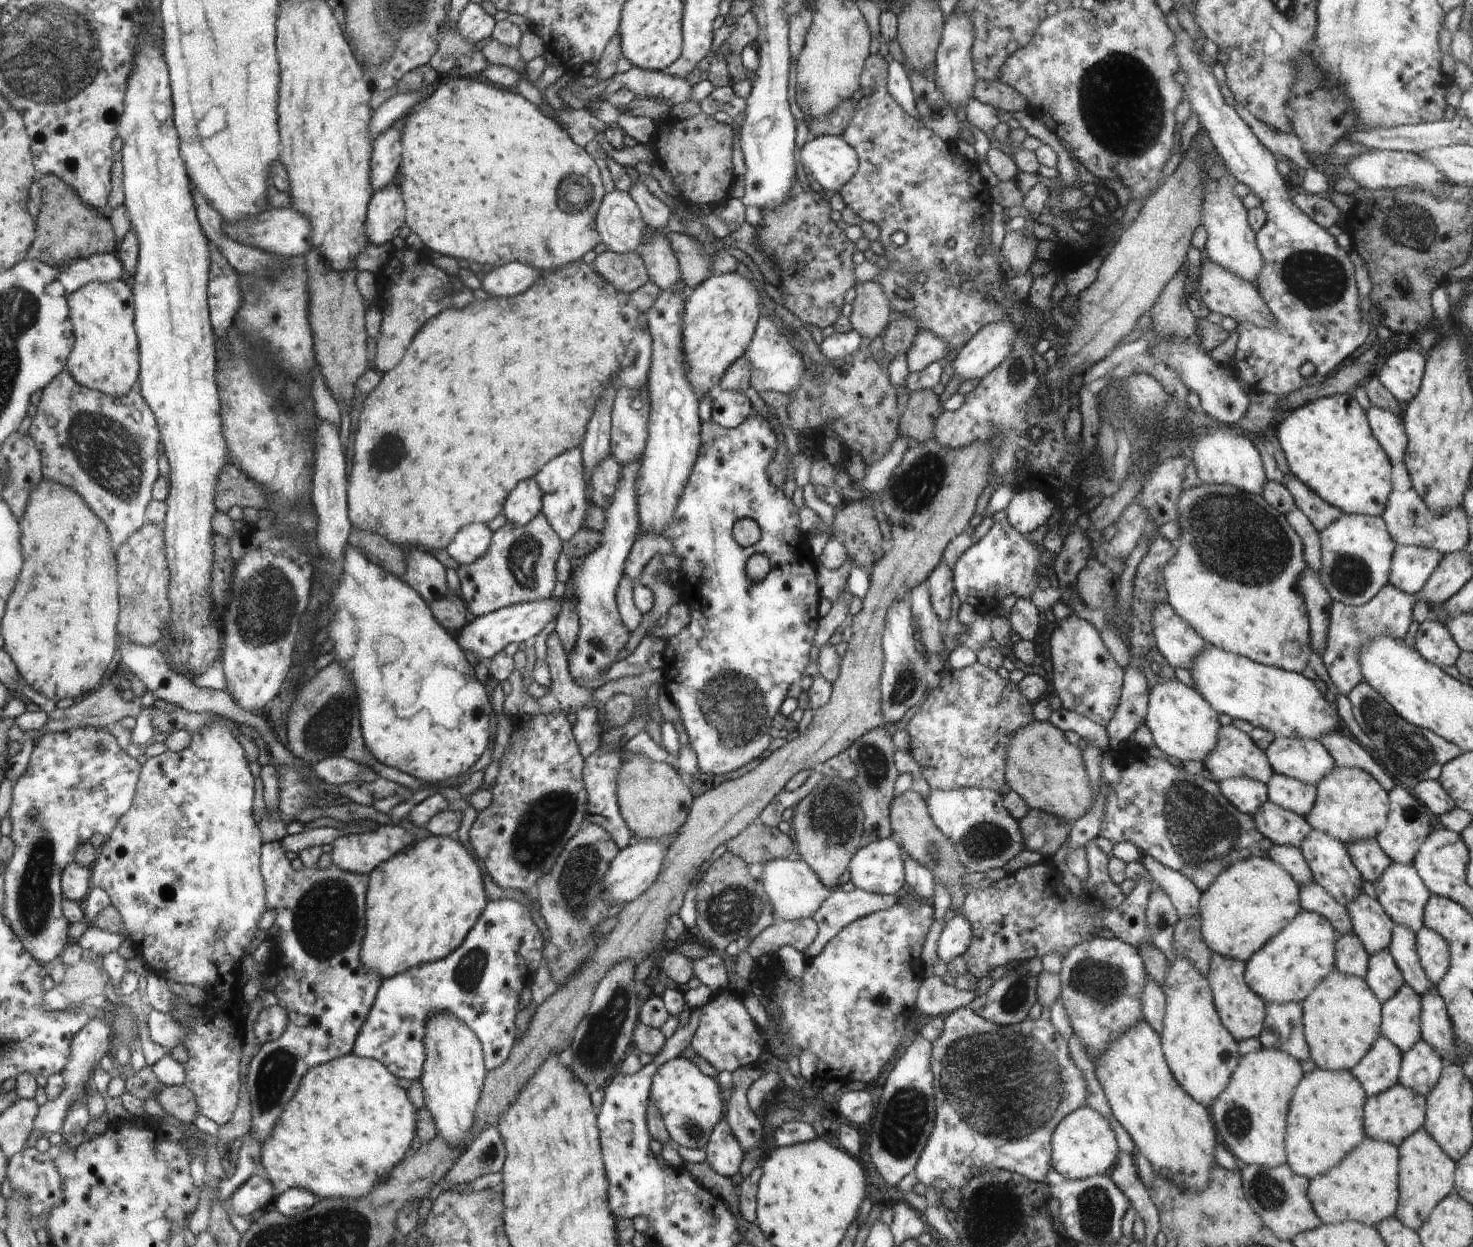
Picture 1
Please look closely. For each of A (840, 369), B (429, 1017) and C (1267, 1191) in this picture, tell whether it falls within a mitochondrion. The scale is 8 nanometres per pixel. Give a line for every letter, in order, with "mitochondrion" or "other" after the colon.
A: other
B: other
C: mitochondrion

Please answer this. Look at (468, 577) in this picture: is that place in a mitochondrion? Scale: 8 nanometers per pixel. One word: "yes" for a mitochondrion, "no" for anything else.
no

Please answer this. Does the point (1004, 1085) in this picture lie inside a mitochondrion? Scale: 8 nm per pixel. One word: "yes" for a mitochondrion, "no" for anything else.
yes

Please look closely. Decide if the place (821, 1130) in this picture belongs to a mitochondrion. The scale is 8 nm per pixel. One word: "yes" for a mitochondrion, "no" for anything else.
no

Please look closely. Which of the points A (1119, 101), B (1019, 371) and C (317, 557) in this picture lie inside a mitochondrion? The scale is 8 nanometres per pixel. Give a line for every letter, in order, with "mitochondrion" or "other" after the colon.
A: mitochondrion
B: mitochondrion
C: other

